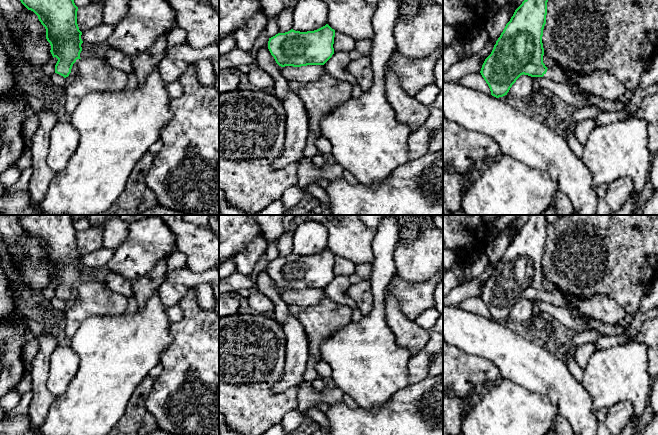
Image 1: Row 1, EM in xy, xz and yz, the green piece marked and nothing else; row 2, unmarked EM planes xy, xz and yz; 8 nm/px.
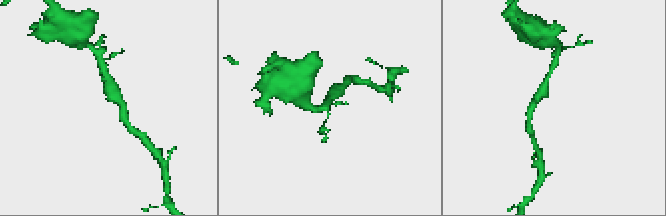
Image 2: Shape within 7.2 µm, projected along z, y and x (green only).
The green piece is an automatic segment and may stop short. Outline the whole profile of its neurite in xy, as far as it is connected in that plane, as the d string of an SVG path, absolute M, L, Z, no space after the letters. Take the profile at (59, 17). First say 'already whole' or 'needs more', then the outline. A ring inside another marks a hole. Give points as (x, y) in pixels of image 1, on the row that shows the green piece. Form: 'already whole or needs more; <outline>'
already whole; M20 0L33 11L46 29L51 54L58 59L55 73L68 77L82 51L82 32L77 24L78 7L74 0Z

